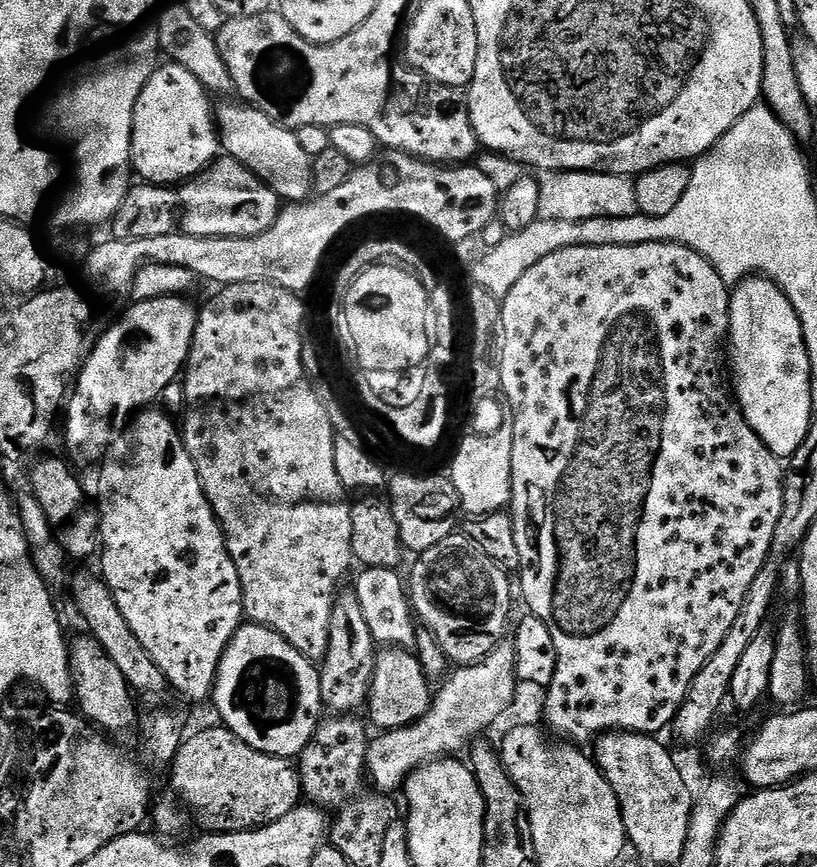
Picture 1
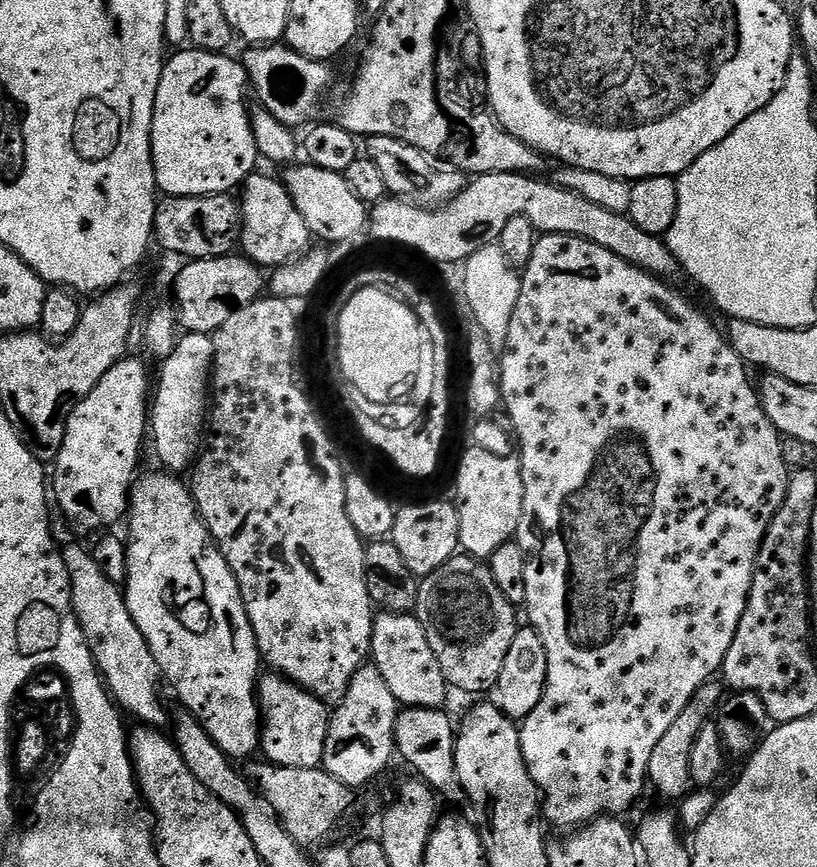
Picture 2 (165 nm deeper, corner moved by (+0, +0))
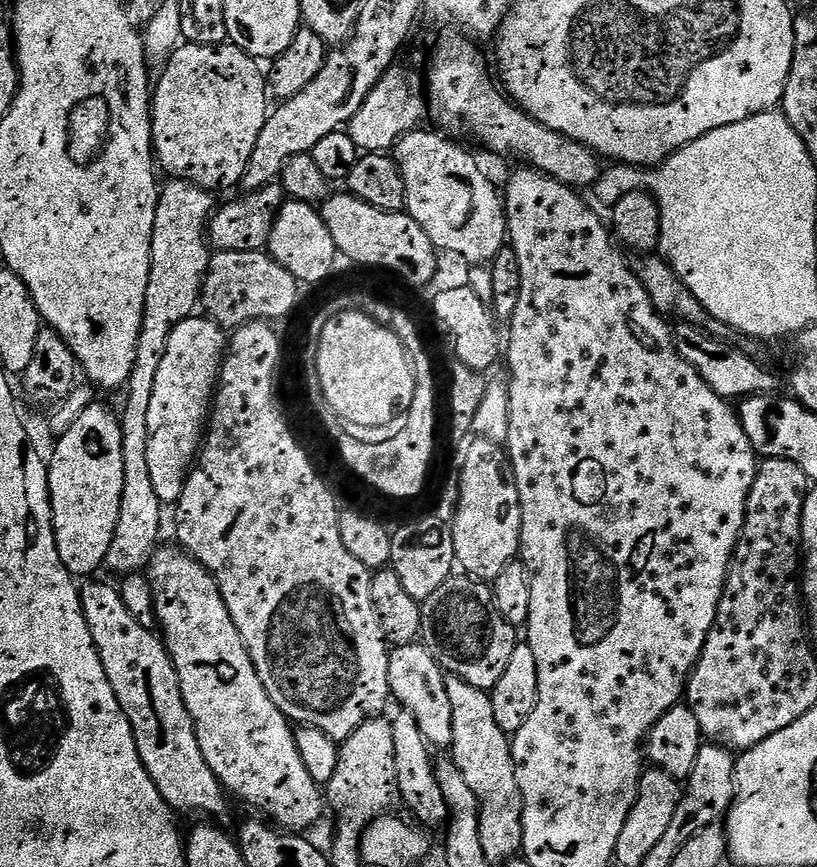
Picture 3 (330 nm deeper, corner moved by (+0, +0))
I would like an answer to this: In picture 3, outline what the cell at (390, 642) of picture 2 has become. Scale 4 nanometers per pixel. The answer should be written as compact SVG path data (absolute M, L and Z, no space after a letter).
M423 643L407 644L401 648L393 647L388 657L388 686L391 695L400 703L405 712L414 714L418 730L433 749L451 749L454 730L450 714L450 698L446 694L446 673L432 656L432 651Z

